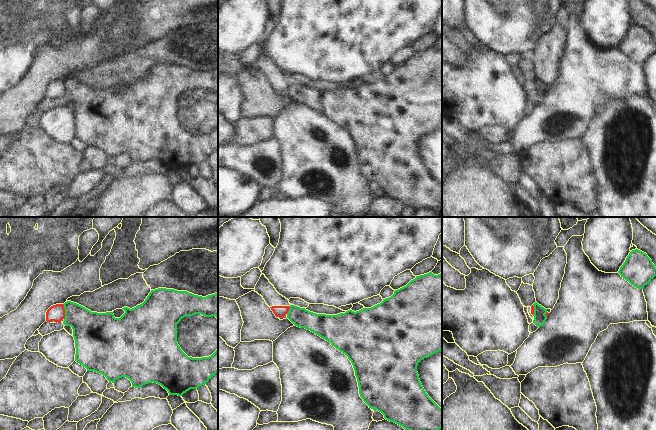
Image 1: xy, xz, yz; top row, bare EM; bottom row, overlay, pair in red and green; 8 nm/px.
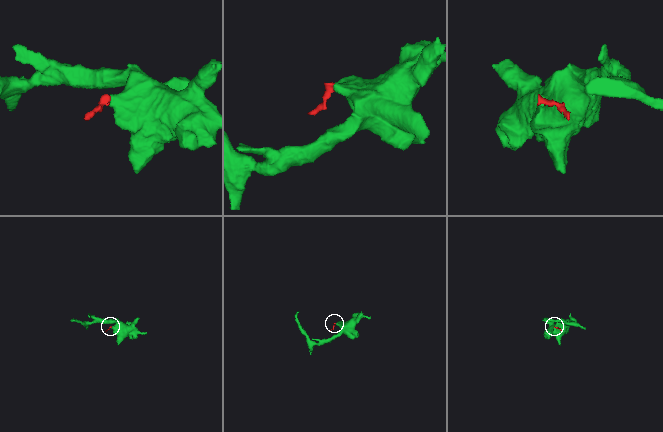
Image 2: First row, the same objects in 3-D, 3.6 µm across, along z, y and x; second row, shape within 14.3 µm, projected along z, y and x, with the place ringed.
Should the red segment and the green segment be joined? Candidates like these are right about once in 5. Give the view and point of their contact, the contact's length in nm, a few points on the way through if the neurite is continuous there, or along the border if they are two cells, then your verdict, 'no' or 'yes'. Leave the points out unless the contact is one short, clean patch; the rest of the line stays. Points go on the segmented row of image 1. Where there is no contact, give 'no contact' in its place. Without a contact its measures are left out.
meets red in xy at (64, 311); contact 120 nm long; border along xy (63, 304), (64, 318); no

